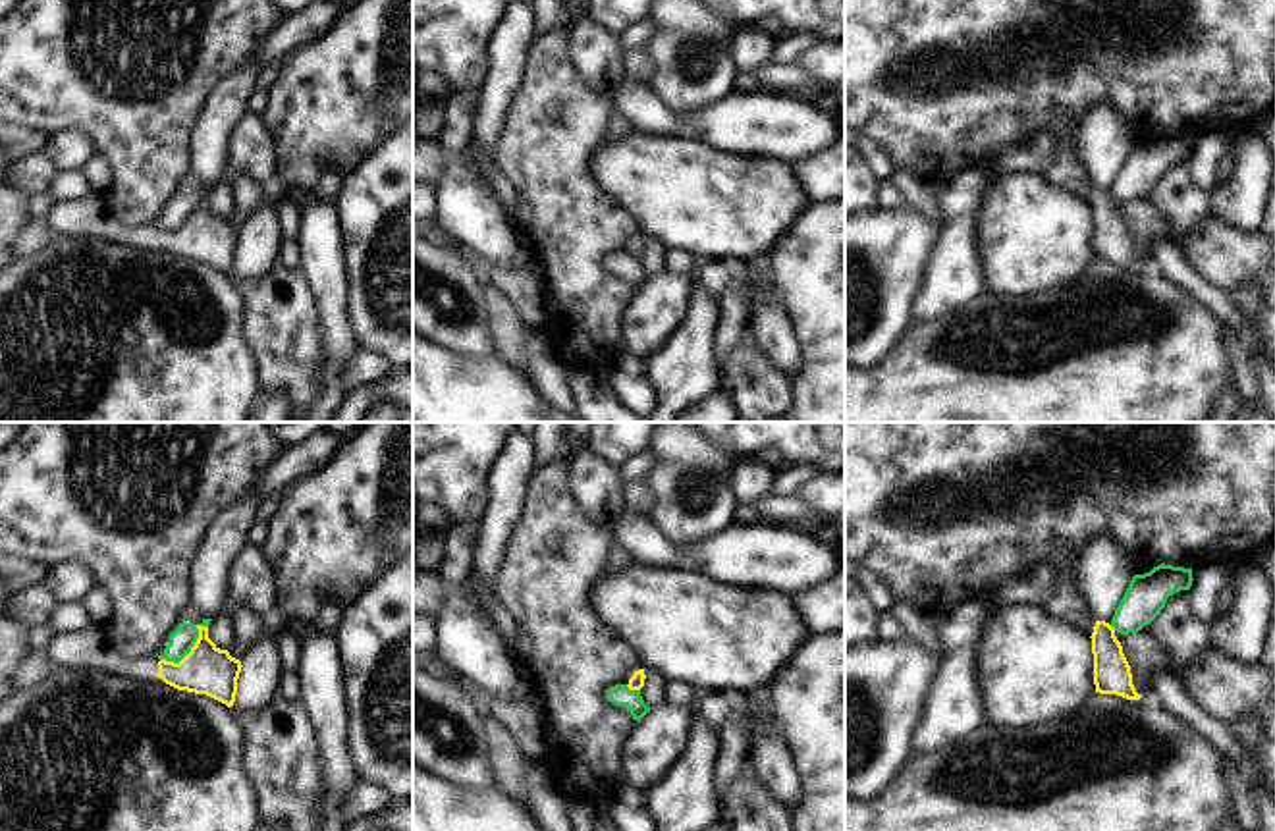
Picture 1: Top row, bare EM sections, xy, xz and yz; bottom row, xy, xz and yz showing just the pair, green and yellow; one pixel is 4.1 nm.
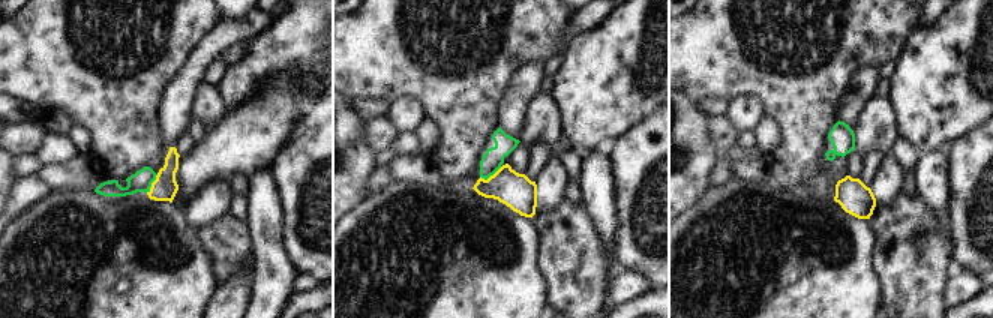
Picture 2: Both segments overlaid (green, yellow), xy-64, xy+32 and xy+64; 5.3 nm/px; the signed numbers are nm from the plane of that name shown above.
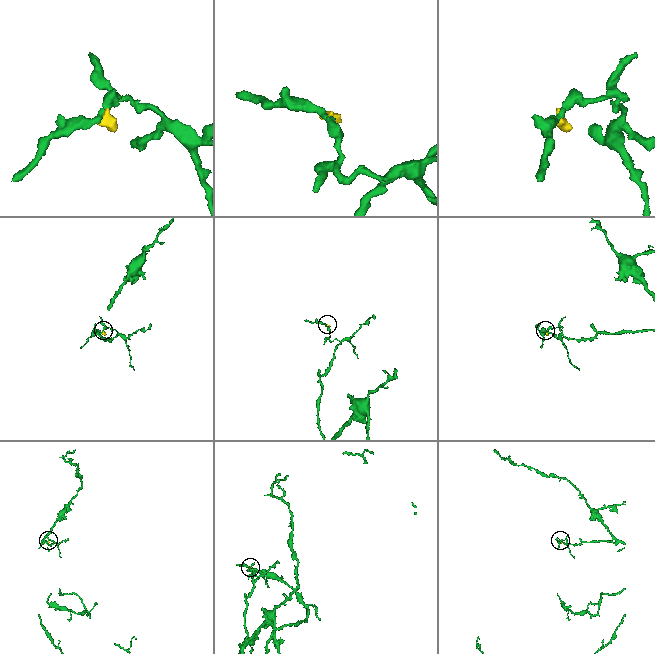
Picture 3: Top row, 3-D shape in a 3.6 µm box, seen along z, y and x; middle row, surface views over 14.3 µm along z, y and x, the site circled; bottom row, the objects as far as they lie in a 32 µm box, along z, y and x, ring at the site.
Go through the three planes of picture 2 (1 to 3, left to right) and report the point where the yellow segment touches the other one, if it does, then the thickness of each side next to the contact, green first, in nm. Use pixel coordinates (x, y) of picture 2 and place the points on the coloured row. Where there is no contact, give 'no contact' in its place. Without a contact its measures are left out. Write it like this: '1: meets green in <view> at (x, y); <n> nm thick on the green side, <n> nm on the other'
1: meets green in xy-64 at (152, 182); 110 nm thick on the green side, 140 nm on the other
2: meets green in xy+32 at (491, 174); 110 nm thick on the green side, 190 nm on the other
3: no contact

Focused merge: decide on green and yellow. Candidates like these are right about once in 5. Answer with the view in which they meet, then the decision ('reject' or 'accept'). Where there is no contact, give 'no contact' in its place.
contact in xy; reject

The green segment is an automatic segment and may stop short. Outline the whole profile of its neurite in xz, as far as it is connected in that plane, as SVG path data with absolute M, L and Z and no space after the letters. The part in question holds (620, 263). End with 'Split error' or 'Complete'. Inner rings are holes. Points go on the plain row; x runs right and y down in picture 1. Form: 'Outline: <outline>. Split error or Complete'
Outline: M615 253L608 258L610 270L615 274L627 274L631 278L633 287L640 291L640 287L650 280L644 272L640 258L631 258L627 253Z. Complete.

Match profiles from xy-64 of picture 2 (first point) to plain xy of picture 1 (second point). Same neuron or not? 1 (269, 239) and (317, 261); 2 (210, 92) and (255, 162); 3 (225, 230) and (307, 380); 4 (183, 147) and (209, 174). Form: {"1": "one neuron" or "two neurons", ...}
{"1": "one neuron", "2": "one neuron", "3": "one neuron", "4": "two neurons"}

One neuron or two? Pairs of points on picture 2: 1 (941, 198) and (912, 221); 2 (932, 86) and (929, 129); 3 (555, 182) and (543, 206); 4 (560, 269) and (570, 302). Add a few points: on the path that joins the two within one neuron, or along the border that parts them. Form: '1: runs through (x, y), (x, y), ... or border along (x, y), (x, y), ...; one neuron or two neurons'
1: border along (917, 194), (932, 212), (938, 225), (947, 233); two neurons
2: runs through (932, 96), (930, 119); one neuron
3: runs through (551, 188), (548, 200); one neuron
4: runs through (567, 276), (570, 279), (570, 294); one neuron

